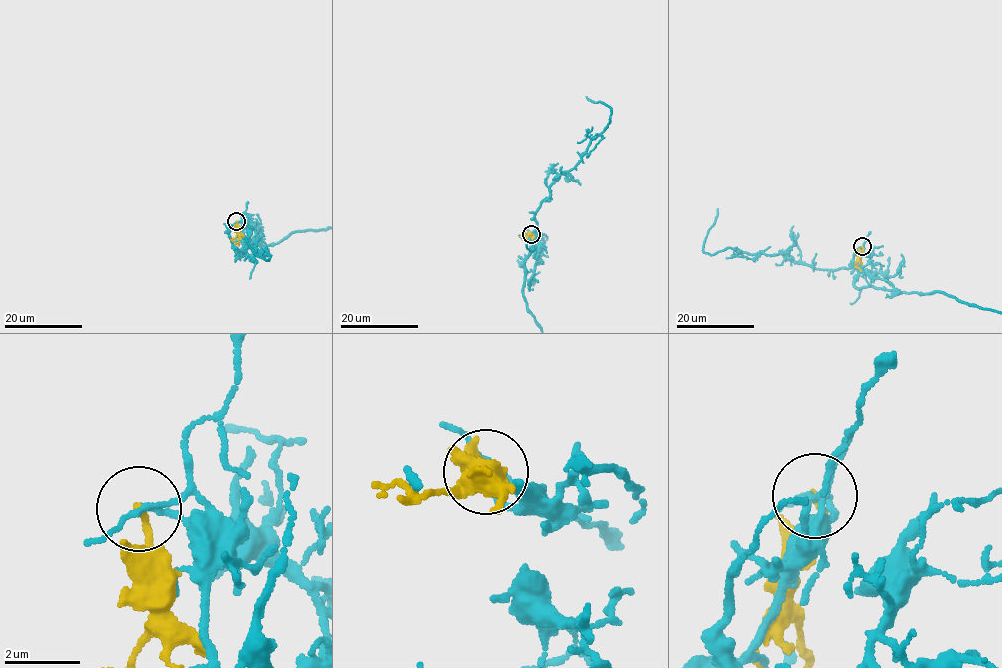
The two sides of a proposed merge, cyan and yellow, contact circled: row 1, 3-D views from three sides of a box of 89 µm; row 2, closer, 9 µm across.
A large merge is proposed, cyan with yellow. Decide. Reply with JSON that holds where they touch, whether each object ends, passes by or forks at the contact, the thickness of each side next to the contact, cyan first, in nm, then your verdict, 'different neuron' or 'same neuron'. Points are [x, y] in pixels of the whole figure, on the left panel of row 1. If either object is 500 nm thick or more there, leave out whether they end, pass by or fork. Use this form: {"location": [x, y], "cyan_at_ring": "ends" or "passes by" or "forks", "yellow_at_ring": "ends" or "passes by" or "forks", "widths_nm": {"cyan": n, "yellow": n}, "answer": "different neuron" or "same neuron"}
{"location": [236, 221], "cyan_at_ring": "passes by", "yellow_at_ring": "ends", "widths_nm": {"cyan": 110, "yellow": 170}, "answer": "different neuron"}

